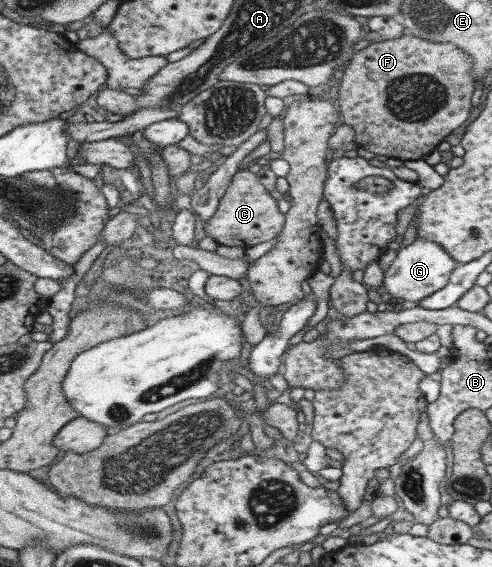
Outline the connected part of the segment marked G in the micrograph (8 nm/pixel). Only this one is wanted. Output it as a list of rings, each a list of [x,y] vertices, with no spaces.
[[[415,238],[410,245],[398,250],[393,263],[385,271],[383,293],[392,302],[421,302],[448,283],[449,276],[456,266],[458,263],[445,250],[441,249],[439,244],[425,240],[425,238]]]

